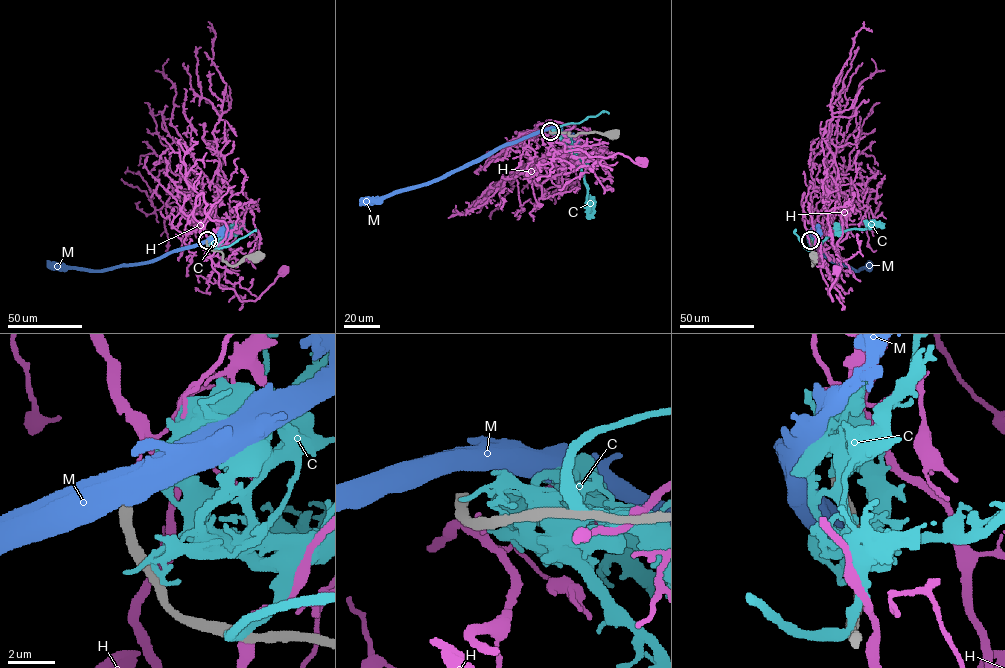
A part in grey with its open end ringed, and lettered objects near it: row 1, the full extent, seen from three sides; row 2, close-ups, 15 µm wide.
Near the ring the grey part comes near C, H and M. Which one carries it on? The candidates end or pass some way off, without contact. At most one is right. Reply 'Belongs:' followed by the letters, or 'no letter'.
Belongs: no letter

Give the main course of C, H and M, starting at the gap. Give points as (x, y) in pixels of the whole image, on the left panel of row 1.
C: (208, 239), (212, 244), (218, 244), (230, 229), (243, 225), (239, 221)
H: (207, 239), (209, 244), (205, 254), (218, 274), (219, 286), (233, 288), (241, 301), (256, 300), (285, 269)
M: (207, 240), (150, 261), (104, 270), (80, 269), (47, 262)

